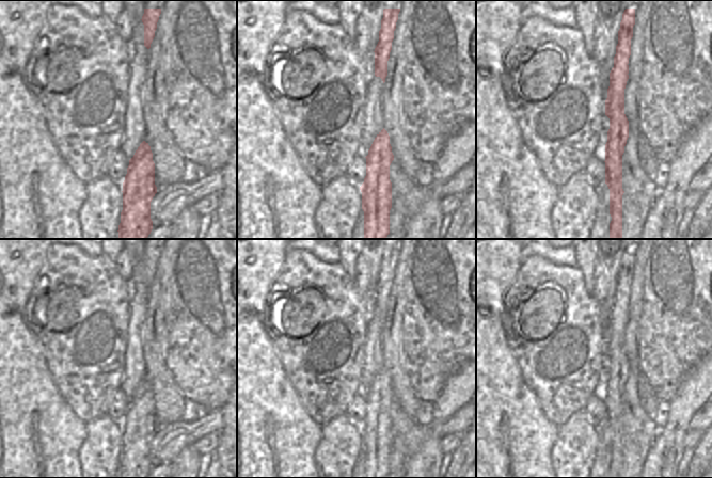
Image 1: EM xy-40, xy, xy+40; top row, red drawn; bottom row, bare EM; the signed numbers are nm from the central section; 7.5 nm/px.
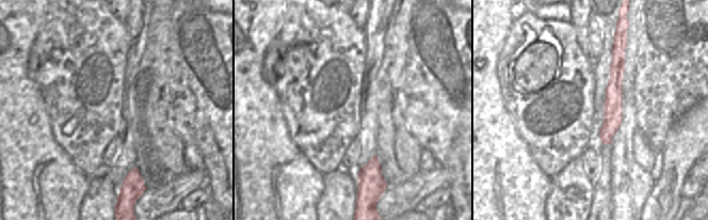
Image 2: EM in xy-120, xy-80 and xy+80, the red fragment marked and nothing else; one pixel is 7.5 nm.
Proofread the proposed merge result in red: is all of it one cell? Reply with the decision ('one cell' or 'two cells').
two cells

